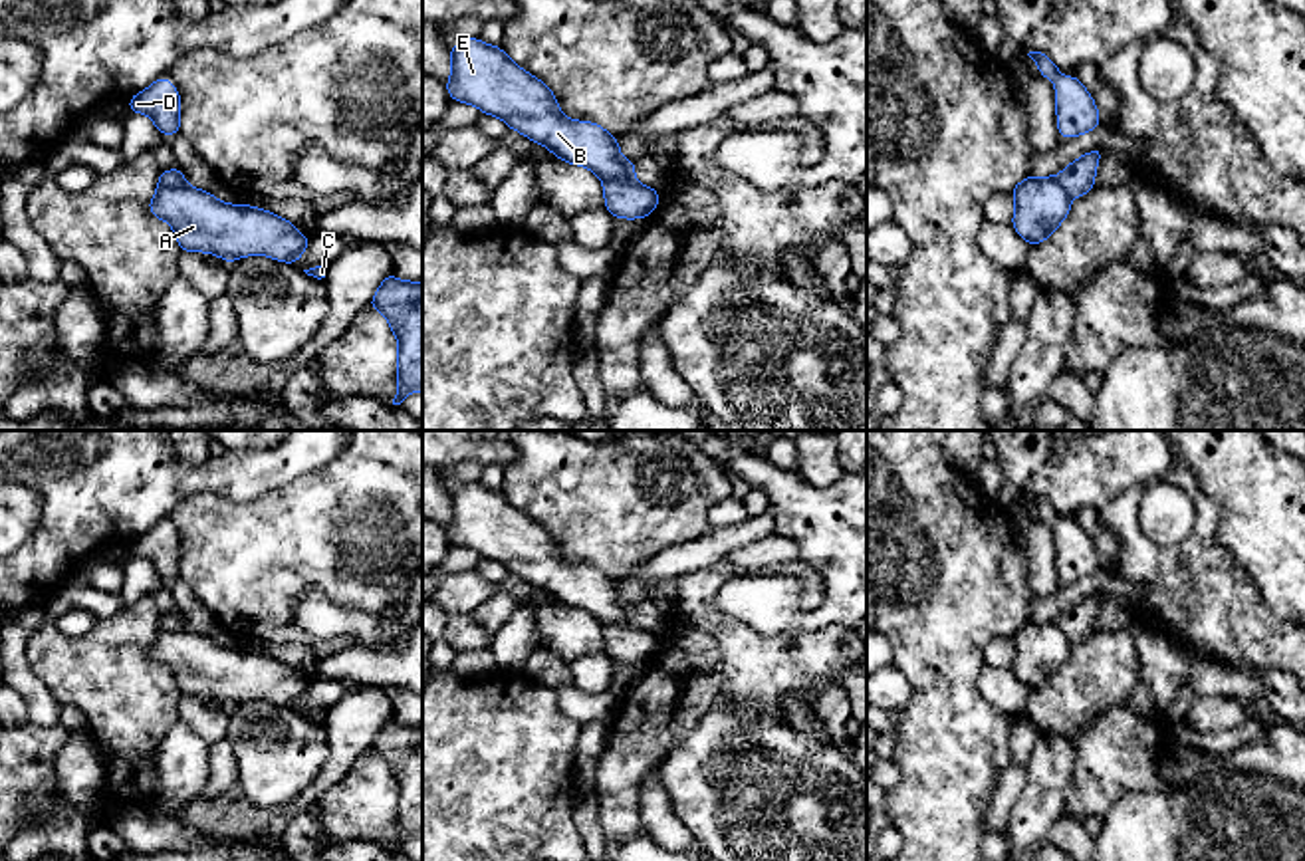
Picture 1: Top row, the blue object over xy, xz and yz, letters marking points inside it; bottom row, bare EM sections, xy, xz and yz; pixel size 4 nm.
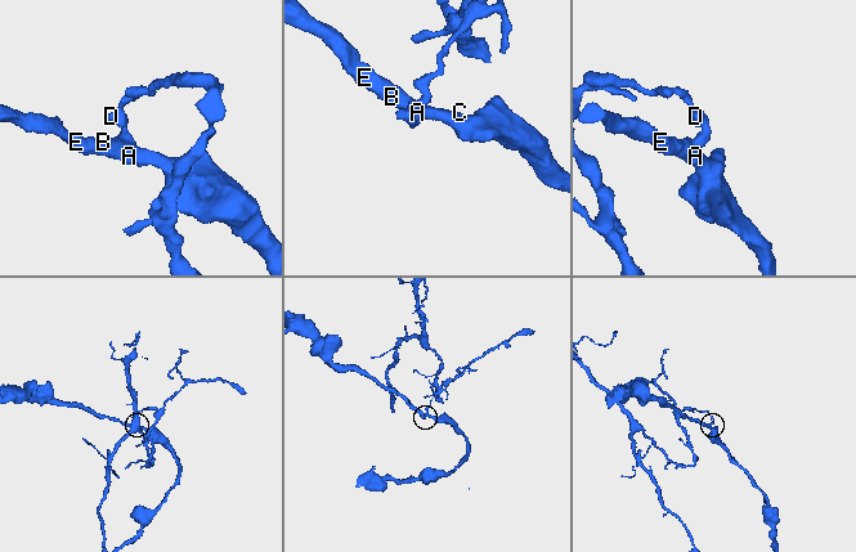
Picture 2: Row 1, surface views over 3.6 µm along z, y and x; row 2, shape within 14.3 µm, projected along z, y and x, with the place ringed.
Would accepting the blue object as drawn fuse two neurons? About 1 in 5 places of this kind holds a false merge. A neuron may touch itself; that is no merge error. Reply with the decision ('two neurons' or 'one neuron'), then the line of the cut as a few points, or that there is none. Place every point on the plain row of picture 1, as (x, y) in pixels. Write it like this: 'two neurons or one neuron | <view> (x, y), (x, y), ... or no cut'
two neurons | xz (633, 625), (603, 627)

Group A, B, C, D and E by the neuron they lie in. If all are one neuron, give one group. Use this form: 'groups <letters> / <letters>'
groups A B C E / D

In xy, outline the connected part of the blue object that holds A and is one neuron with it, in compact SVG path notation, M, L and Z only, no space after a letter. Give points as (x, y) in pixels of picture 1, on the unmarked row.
M159 629L149 657L173 671L182 696L208 696L228 708L252 698L296 708L309 688L290 665L252 649L222 647L190 629Z

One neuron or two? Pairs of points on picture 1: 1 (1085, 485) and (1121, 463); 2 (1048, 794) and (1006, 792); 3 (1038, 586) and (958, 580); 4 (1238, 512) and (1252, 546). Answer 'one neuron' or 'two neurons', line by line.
1: one neuron
2: two neurons
3: two neurons
4: one neuron

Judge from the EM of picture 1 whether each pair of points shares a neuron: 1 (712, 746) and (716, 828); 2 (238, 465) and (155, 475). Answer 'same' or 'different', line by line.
1: same
2: same

